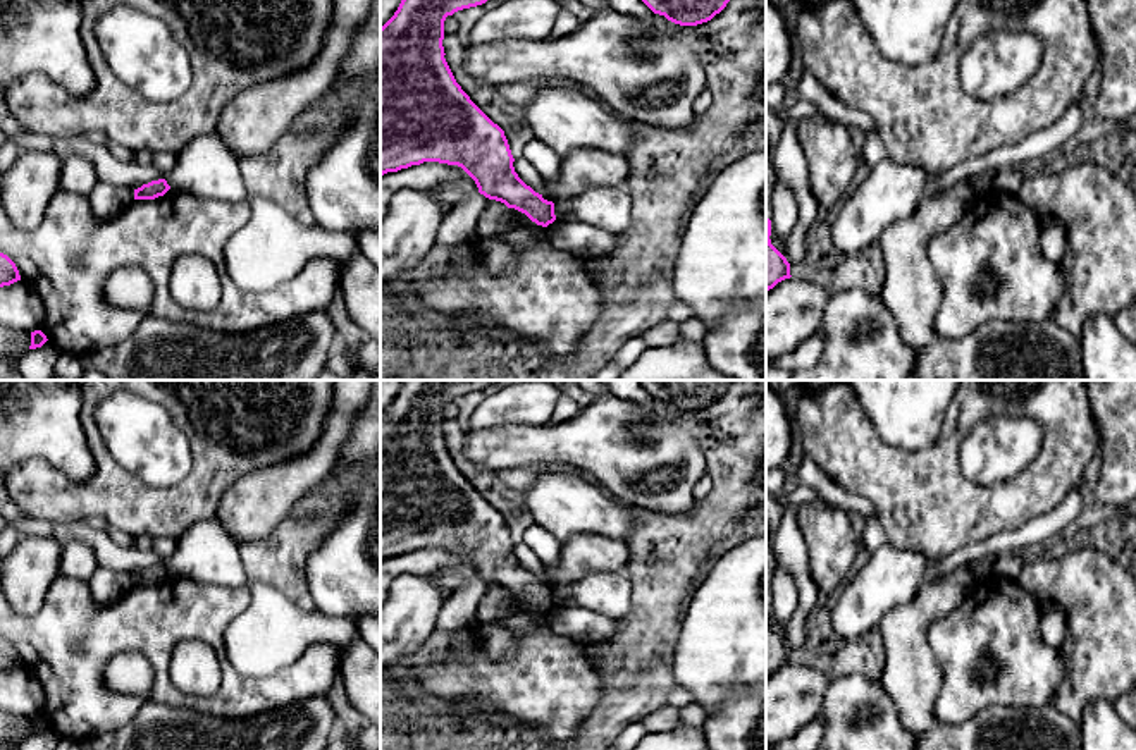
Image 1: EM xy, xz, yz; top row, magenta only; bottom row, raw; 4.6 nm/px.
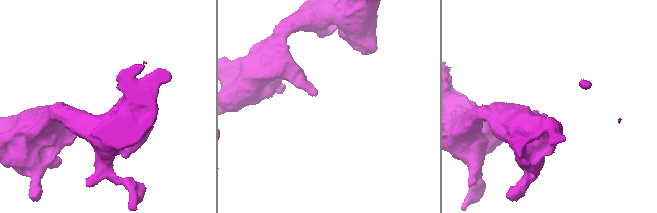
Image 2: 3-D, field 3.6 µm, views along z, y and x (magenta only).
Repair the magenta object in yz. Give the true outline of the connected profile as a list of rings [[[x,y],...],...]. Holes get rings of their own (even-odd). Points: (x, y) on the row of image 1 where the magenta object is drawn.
[[[766,215],[766,292],[778,282],[790,279],[790,263],[787,258],[771,244],[771,220]]]

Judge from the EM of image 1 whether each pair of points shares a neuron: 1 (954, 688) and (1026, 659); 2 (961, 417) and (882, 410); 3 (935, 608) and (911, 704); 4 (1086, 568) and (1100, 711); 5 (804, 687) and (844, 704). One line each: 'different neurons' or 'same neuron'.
1: same neuron
2: different neurons
3: same neuron
4: different neurons
5: different neurons

